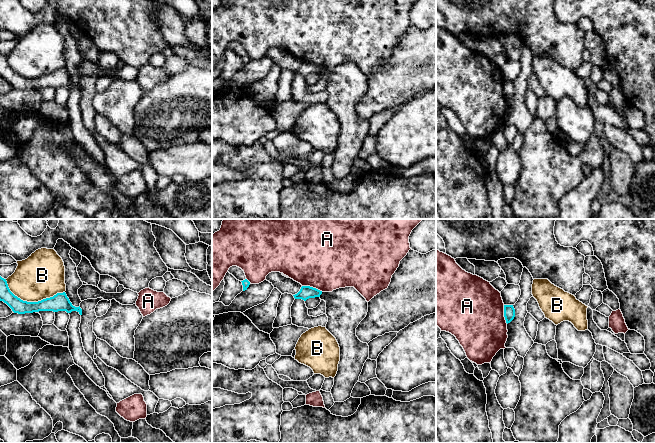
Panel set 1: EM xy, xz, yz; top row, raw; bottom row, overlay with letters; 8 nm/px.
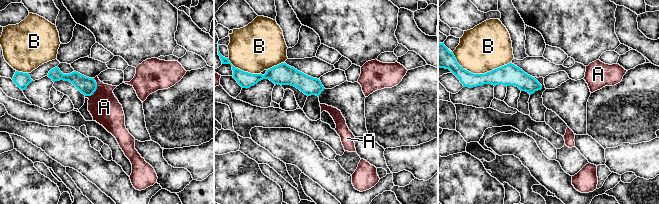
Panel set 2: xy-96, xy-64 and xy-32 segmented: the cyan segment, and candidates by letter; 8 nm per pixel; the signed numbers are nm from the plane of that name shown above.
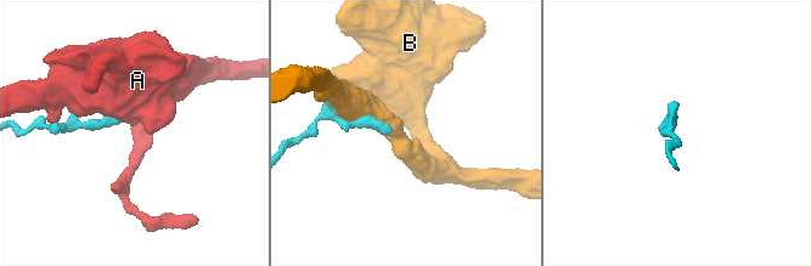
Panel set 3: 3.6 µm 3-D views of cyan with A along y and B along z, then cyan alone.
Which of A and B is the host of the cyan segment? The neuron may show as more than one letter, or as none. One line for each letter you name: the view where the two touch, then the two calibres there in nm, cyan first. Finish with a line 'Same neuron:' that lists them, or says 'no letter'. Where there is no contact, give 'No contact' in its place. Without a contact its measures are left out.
Same neuron: no letter

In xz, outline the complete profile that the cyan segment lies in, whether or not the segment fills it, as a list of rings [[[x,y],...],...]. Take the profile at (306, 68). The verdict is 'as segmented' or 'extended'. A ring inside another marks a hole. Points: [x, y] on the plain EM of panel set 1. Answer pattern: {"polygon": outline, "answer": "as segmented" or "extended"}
{"polygon": [[[302,62],[293,72],[304,77],[319,73],[326,78],[328,98],[325,103],[340,123],[338,147],[330,168],[334,178],[344,178],[351,173],[369,133],[368,120],[361,118],[356,112],[356,104],[367,91],[368,78],[354,63],[322,68],[310,62]]], "answer": "extended"}

